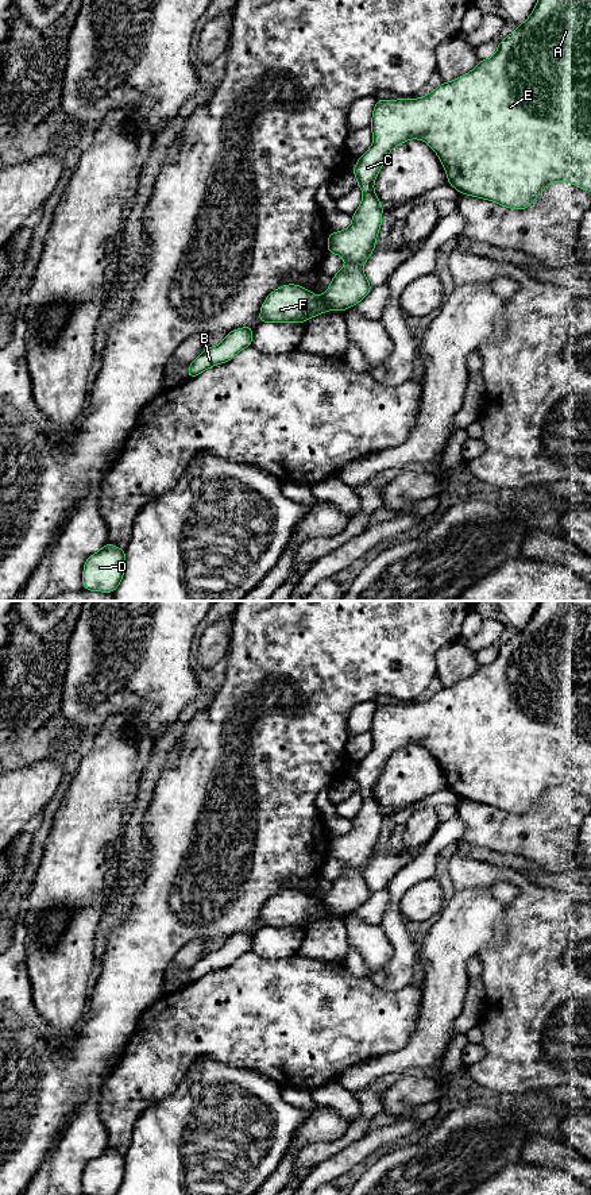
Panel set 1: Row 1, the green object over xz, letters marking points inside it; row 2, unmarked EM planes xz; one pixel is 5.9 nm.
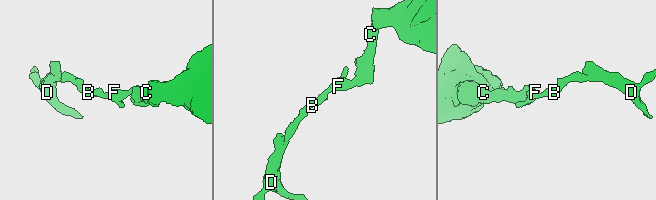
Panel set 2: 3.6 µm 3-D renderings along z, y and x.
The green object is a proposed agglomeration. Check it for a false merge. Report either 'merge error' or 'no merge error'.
merge error

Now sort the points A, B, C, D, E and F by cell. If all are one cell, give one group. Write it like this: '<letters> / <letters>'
A C E / B D F

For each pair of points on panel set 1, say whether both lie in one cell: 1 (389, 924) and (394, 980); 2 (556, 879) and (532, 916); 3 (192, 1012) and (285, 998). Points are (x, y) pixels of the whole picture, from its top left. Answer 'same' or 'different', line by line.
1: same
2: different
3: same

